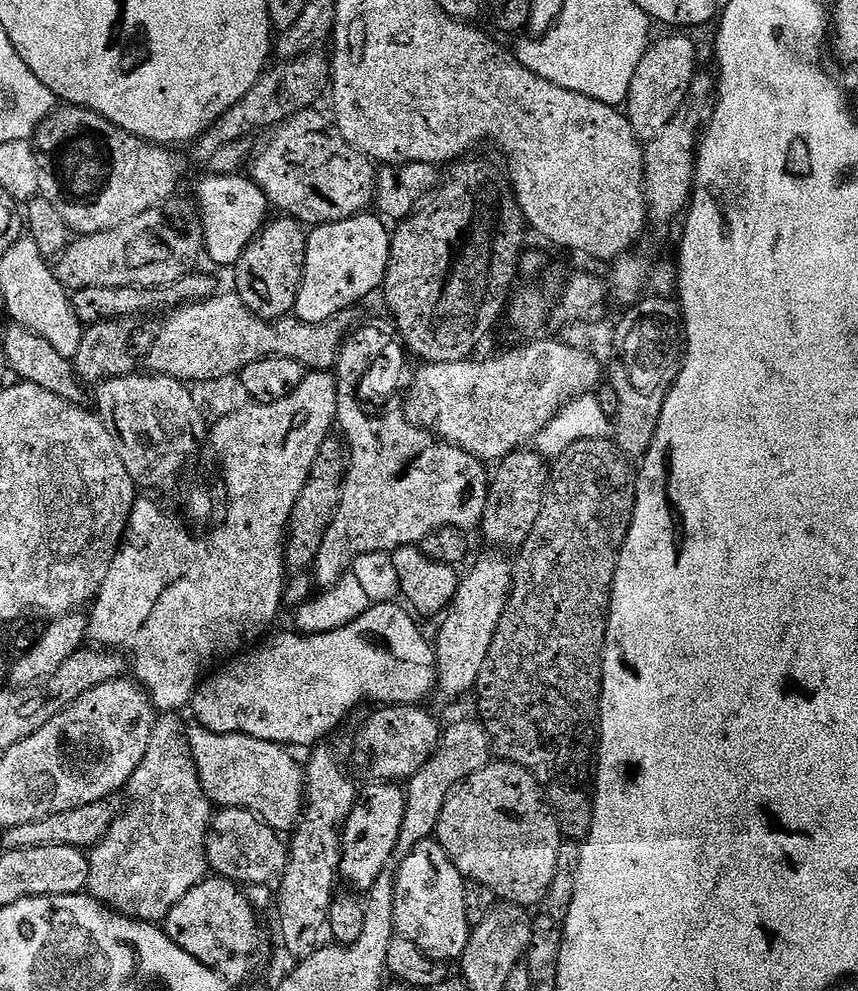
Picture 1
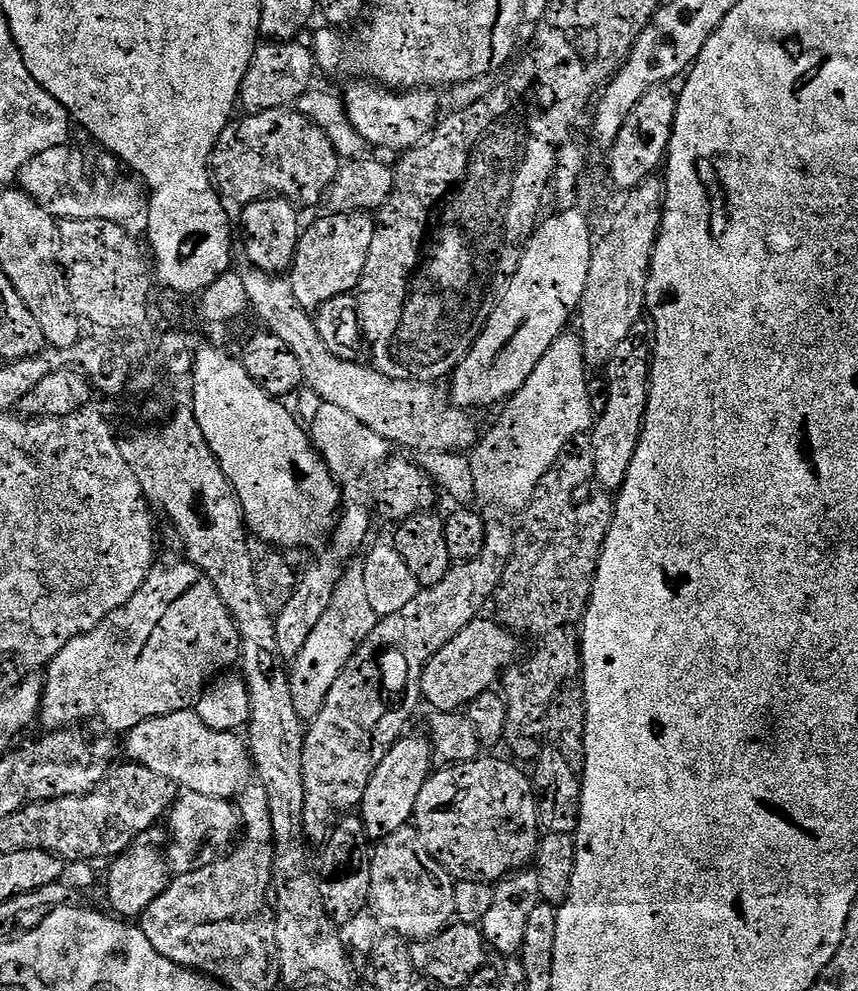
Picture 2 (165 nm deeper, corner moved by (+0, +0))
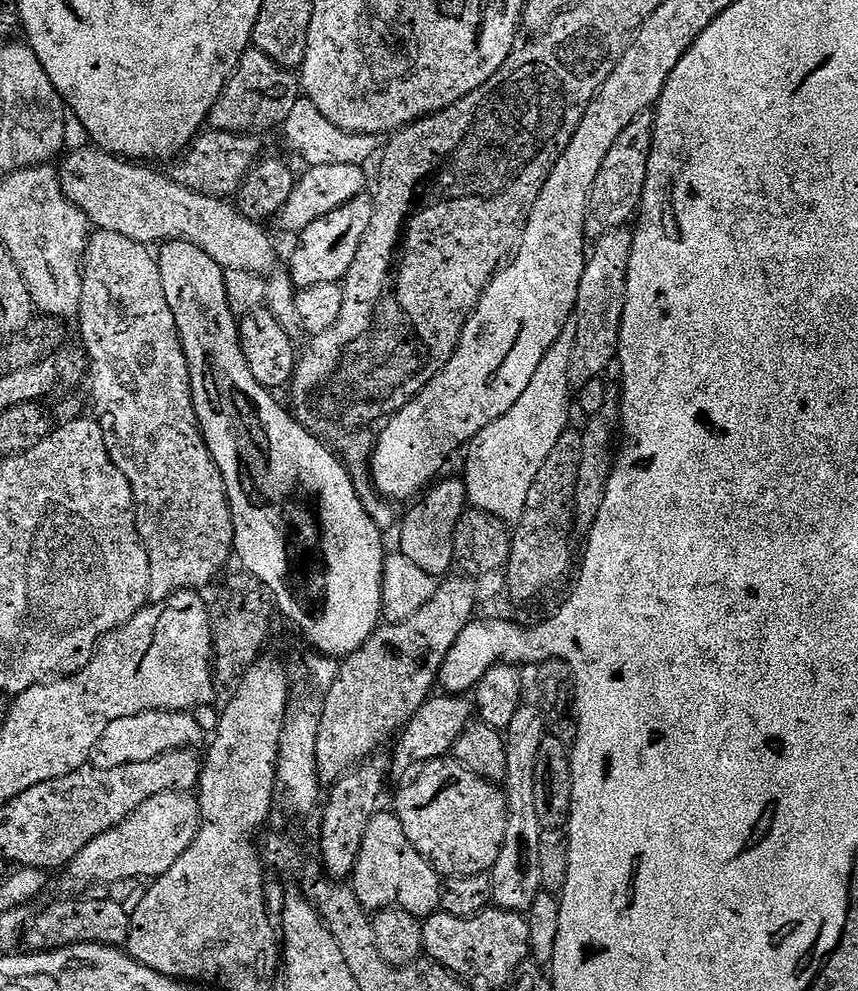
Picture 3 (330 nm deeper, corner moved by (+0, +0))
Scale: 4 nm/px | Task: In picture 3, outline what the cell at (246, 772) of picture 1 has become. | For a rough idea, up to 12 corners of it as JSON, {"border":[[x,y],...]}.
{"border":[[143,712],[118,718],[91,763],[114,770],[191,749],[195,715]]}

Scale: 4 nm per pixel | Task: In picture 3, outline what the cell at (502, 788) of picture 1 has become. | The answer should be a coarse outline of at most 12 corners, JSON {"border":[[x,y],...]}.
{"border":[[452,758],[396,796],[445,877],[491,873],[508,801]]}

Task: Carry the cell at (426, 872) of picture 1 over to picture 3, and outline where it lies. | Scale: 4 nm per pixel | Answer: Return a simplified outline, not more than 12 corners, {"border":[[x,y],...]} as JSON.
{"border":[[395,811],[368,820],[352,893],[427,918],[441,877]]}

